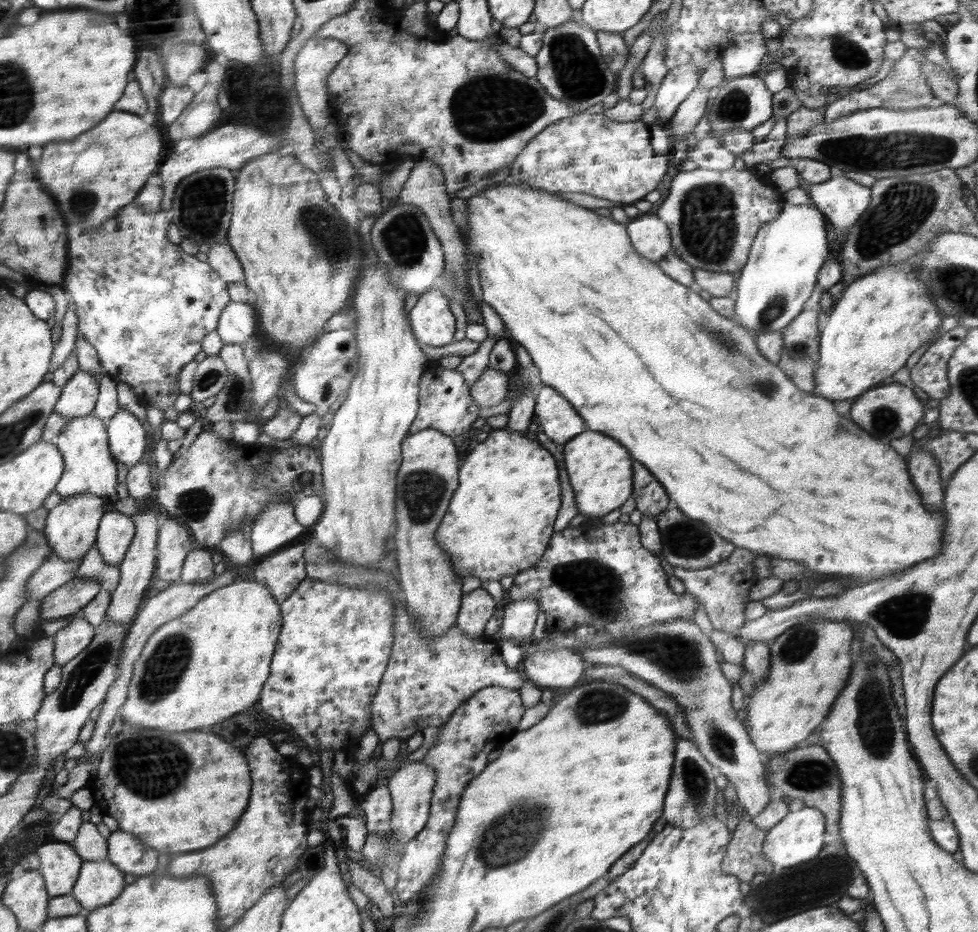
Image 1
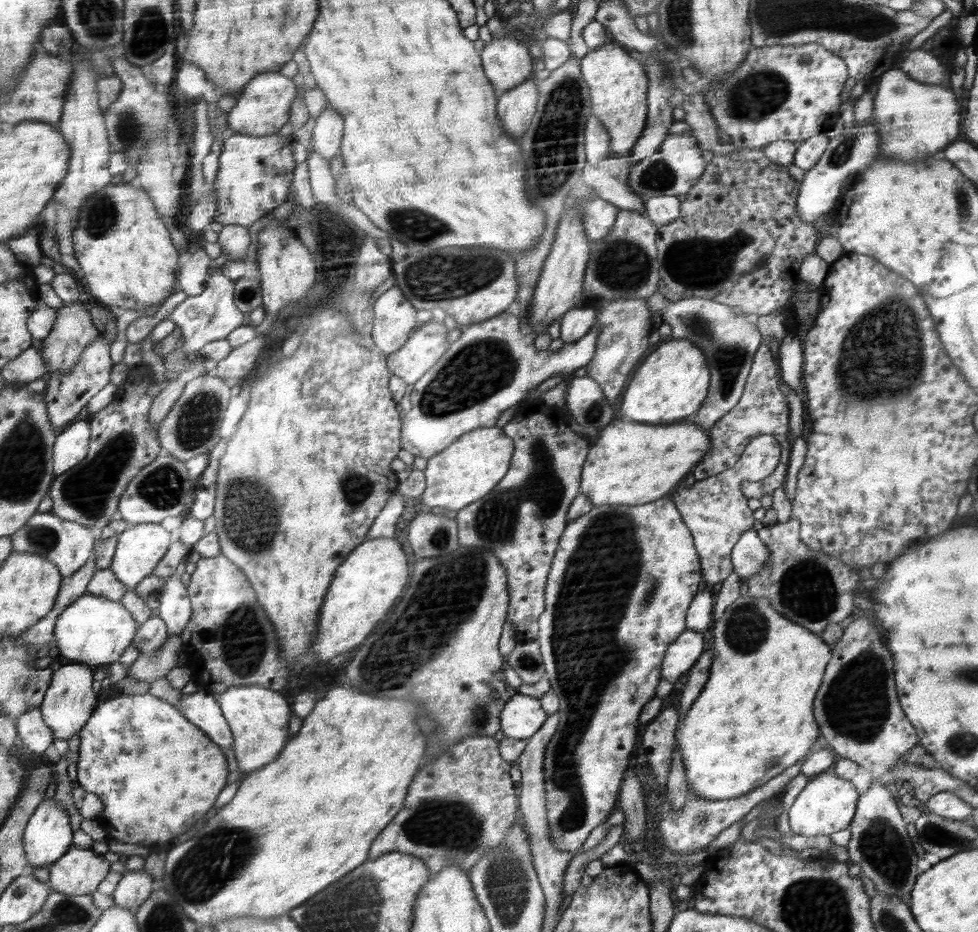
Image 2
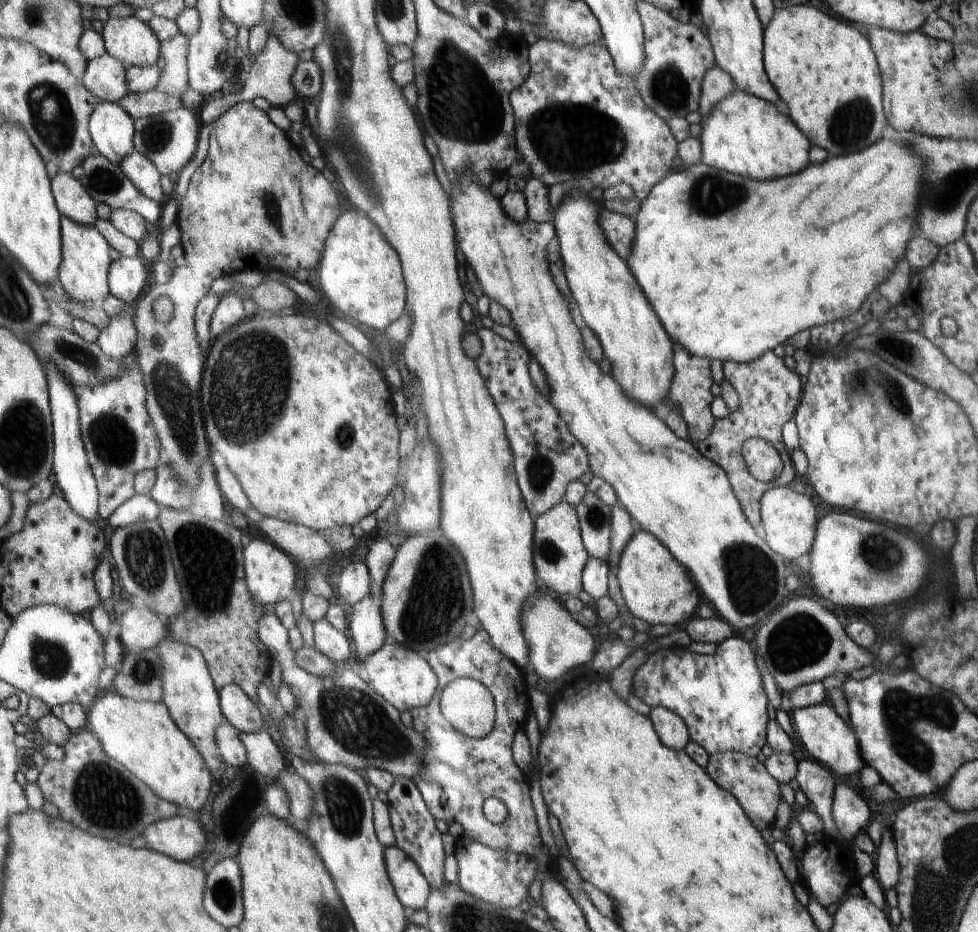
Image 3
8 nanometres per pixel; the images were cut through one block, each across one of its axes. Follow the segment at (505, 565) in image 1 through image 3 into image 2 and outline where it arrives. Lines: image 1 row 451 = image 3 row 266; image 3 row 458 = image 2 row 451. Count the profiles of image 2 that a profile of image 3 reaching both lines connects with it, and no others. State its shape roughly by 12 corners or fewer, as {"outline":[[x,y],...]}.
{"outline":[[692,418],[612,420],[590,445],[592,506],[652,503],[706,457]]}

